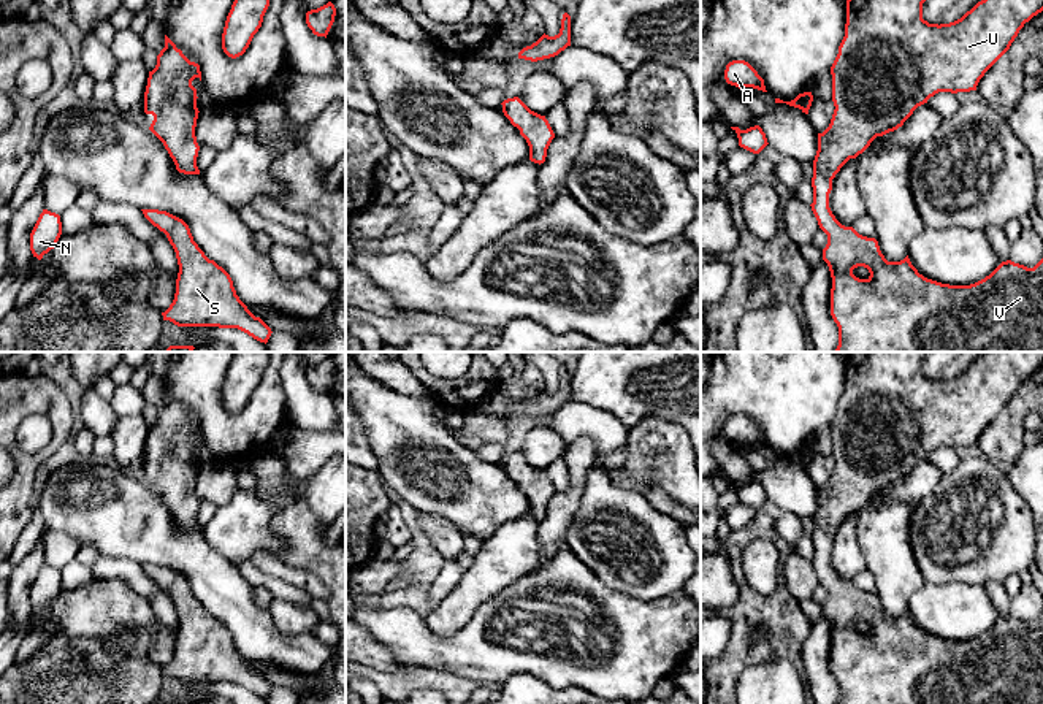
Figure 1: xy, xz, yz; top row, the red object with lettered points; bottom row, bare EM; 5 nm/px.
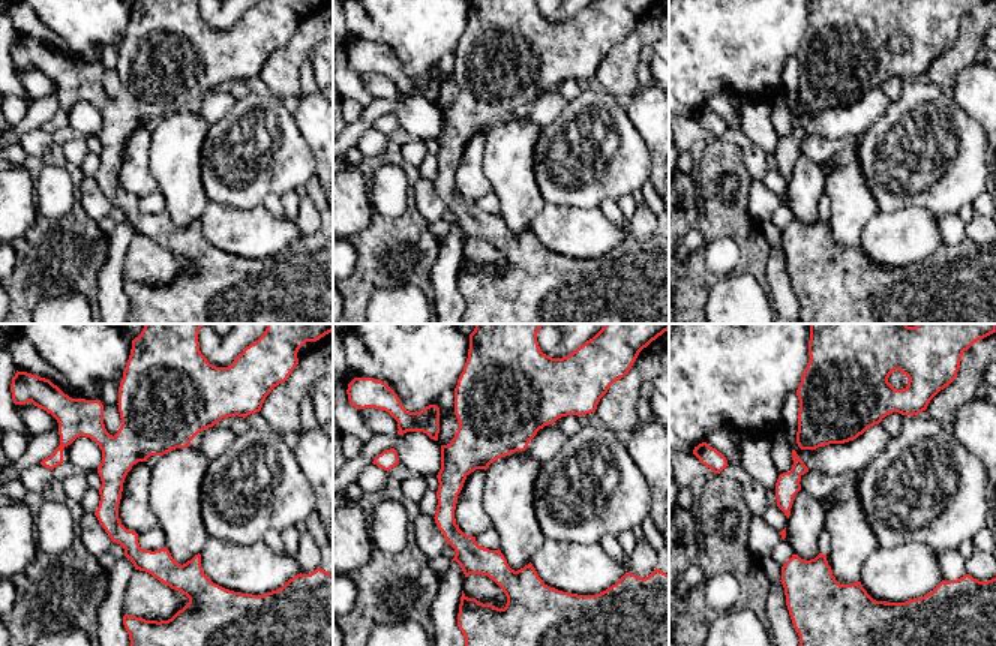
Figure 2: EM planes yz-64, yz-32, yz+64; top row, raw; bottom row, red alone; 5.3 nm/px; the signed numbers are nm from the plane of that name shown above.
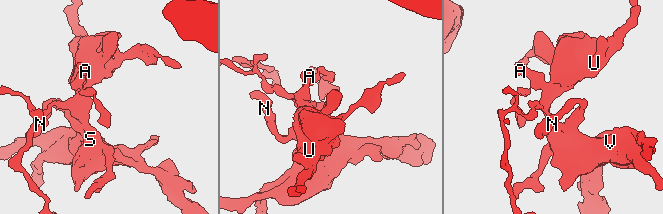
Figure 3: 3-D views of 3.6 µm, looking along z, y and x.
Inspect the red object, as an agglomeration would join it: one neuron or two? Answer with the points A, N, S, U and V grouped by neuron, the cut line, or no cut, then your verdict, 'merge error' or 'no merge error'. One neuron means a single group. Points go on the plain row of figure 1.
groups A N S U V; cut none; no merge error

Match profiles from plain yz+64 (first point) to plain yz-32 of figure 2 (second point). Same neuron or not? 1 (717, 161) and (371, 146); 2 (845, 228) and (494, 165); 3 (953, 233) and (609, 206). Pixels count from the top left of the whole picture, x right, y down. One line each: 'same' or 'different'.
1: different
2: same
3: same

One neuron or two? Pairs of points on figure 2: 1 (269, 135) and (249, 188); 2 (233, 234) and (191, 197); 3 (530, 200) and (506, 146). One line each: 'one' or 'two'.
1: one
2: two
3: one

